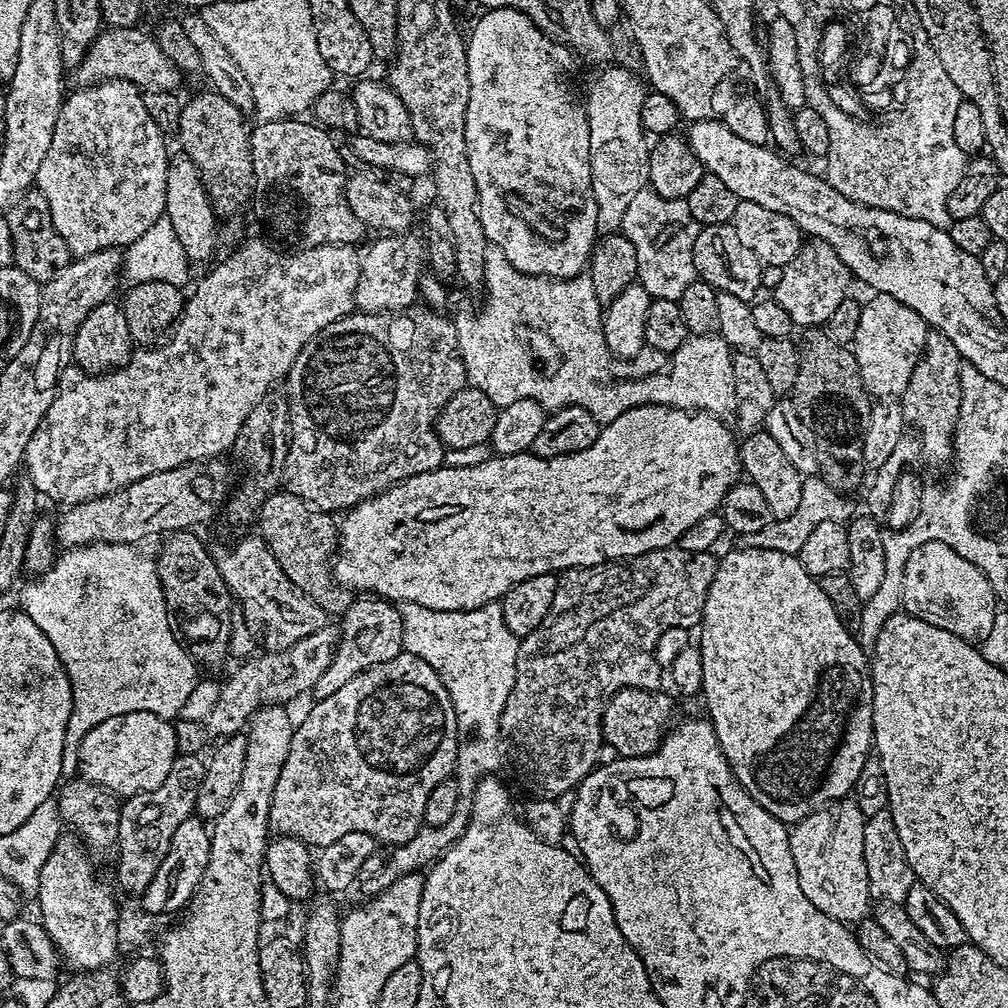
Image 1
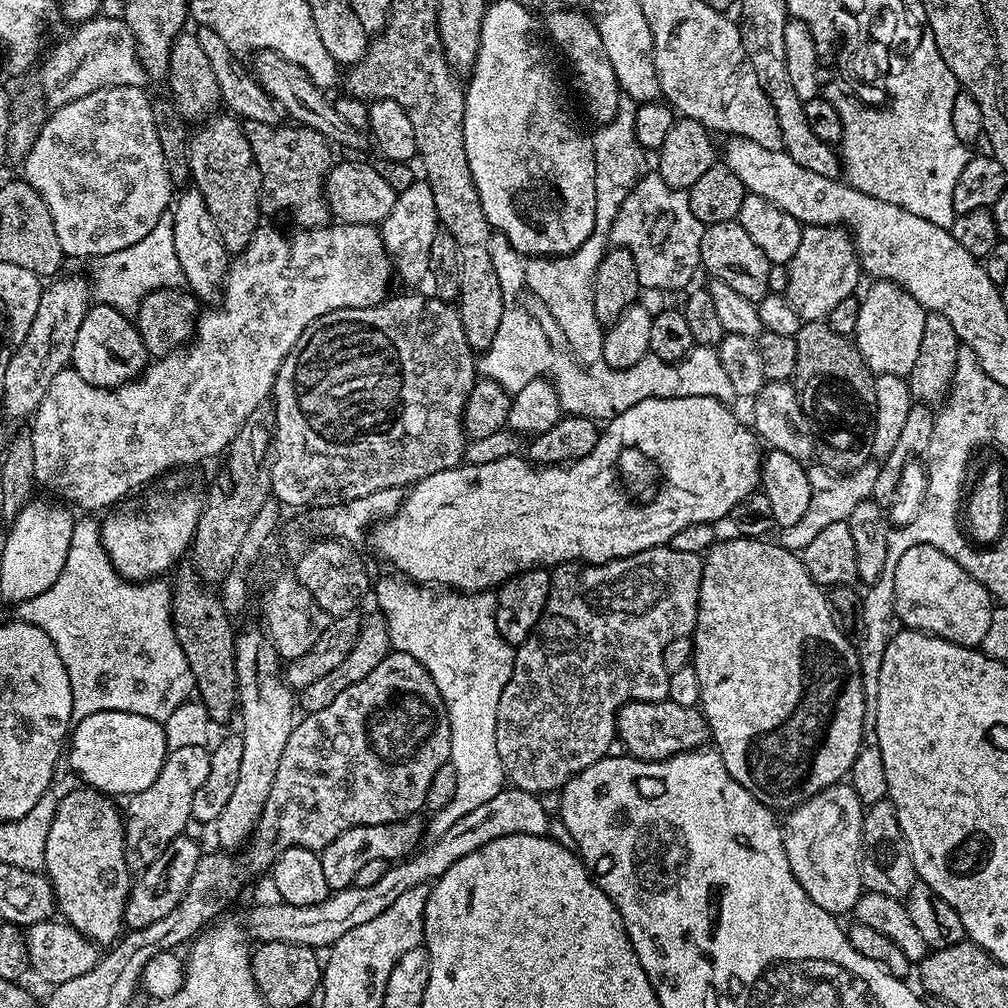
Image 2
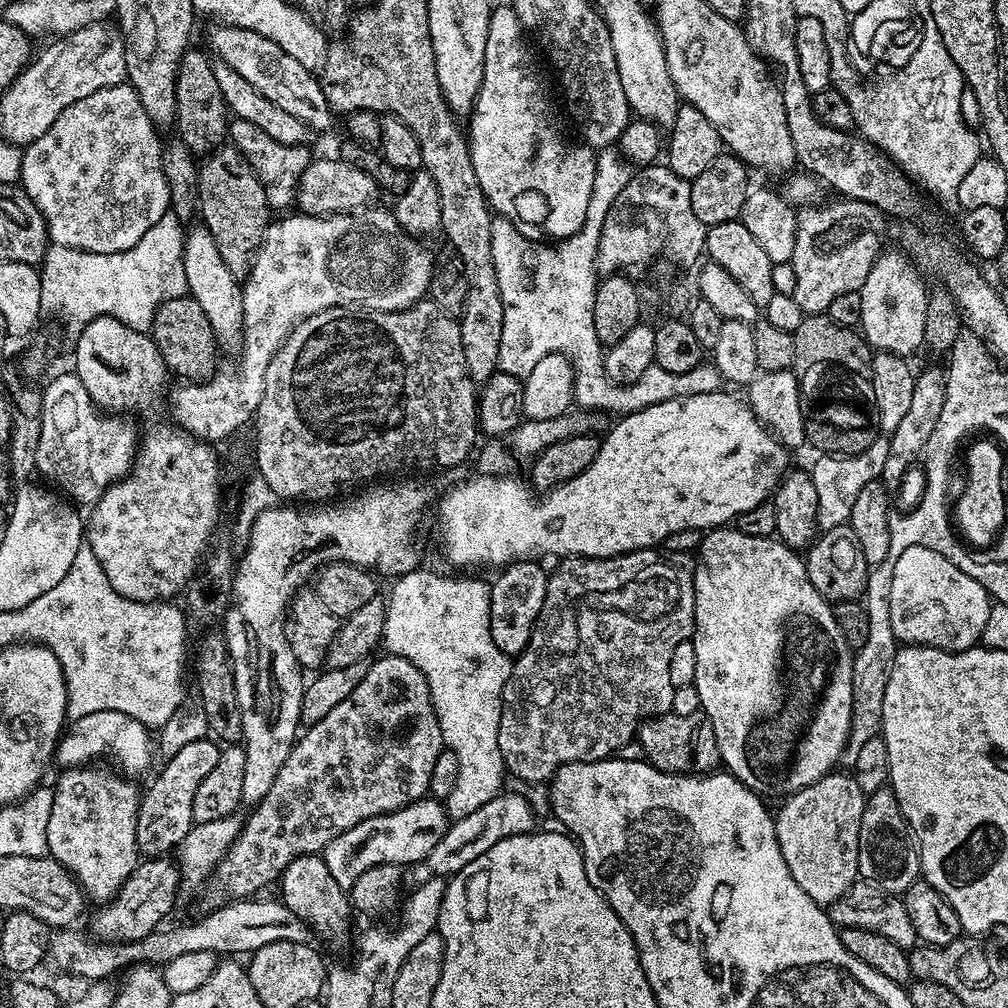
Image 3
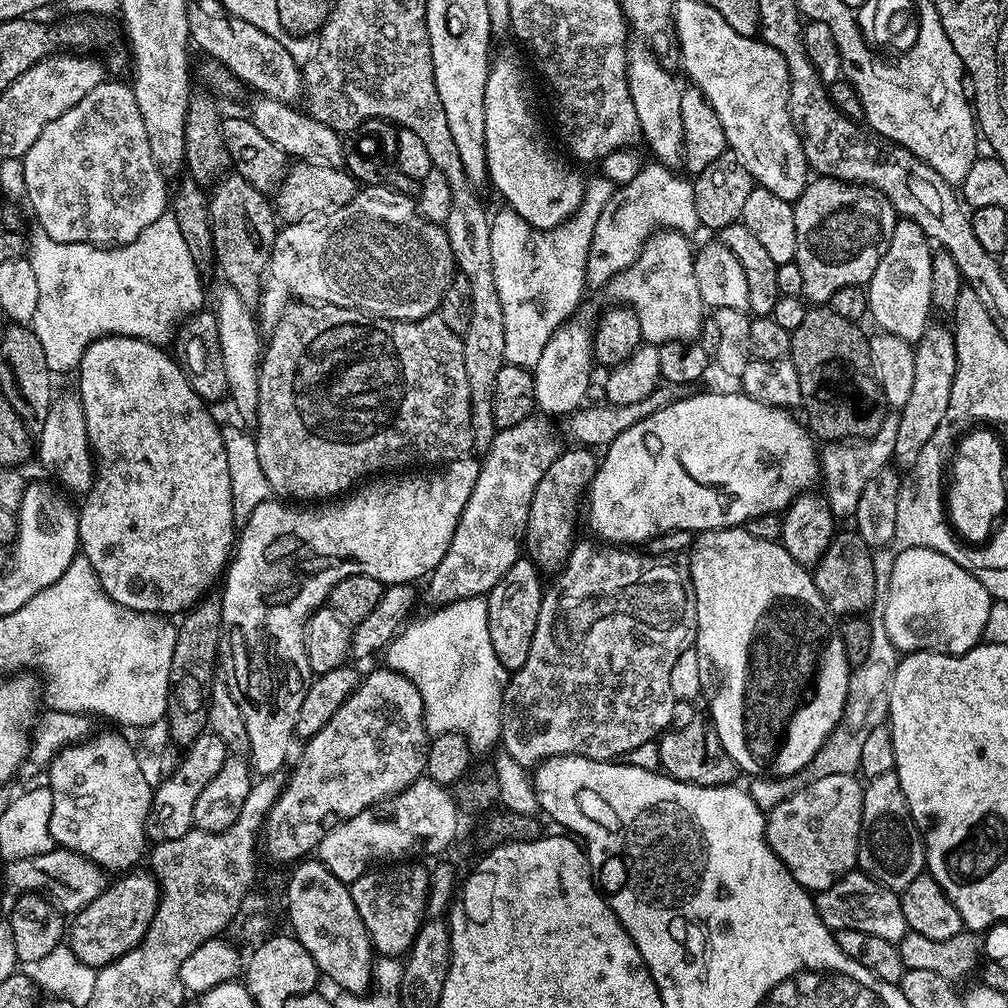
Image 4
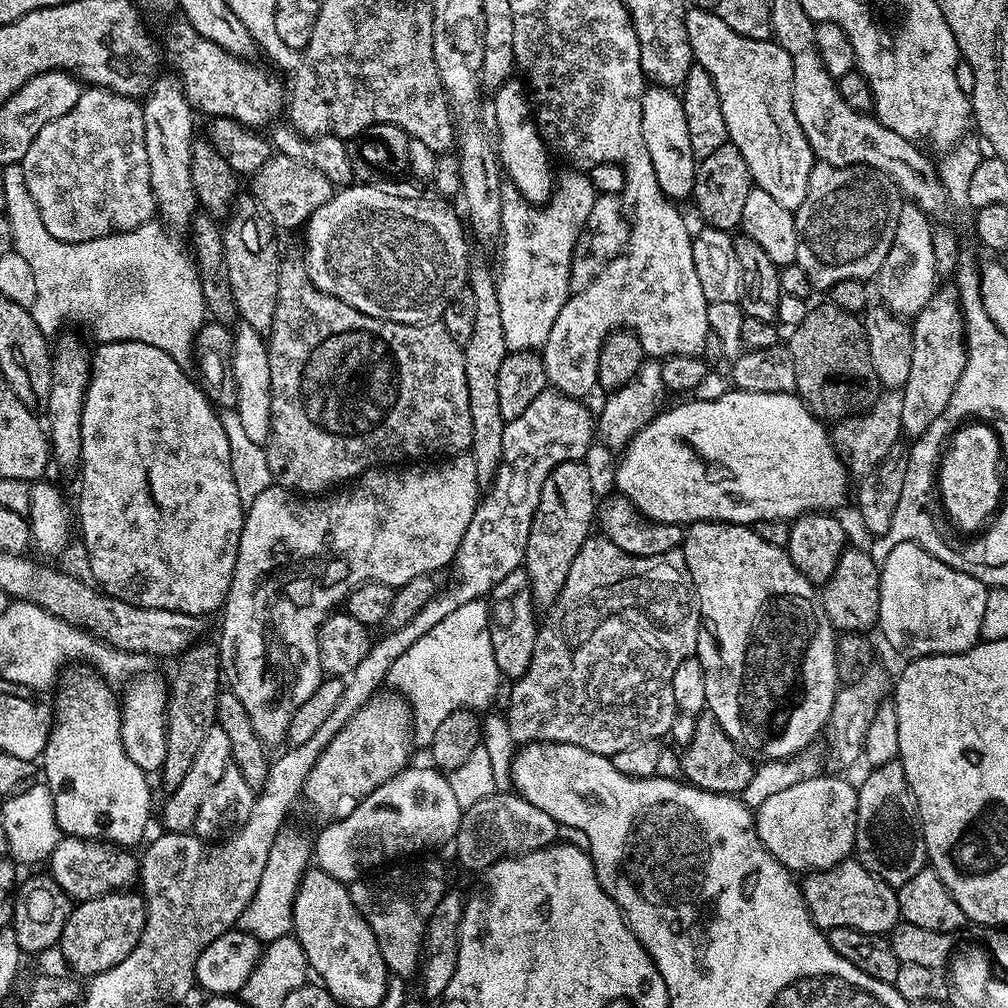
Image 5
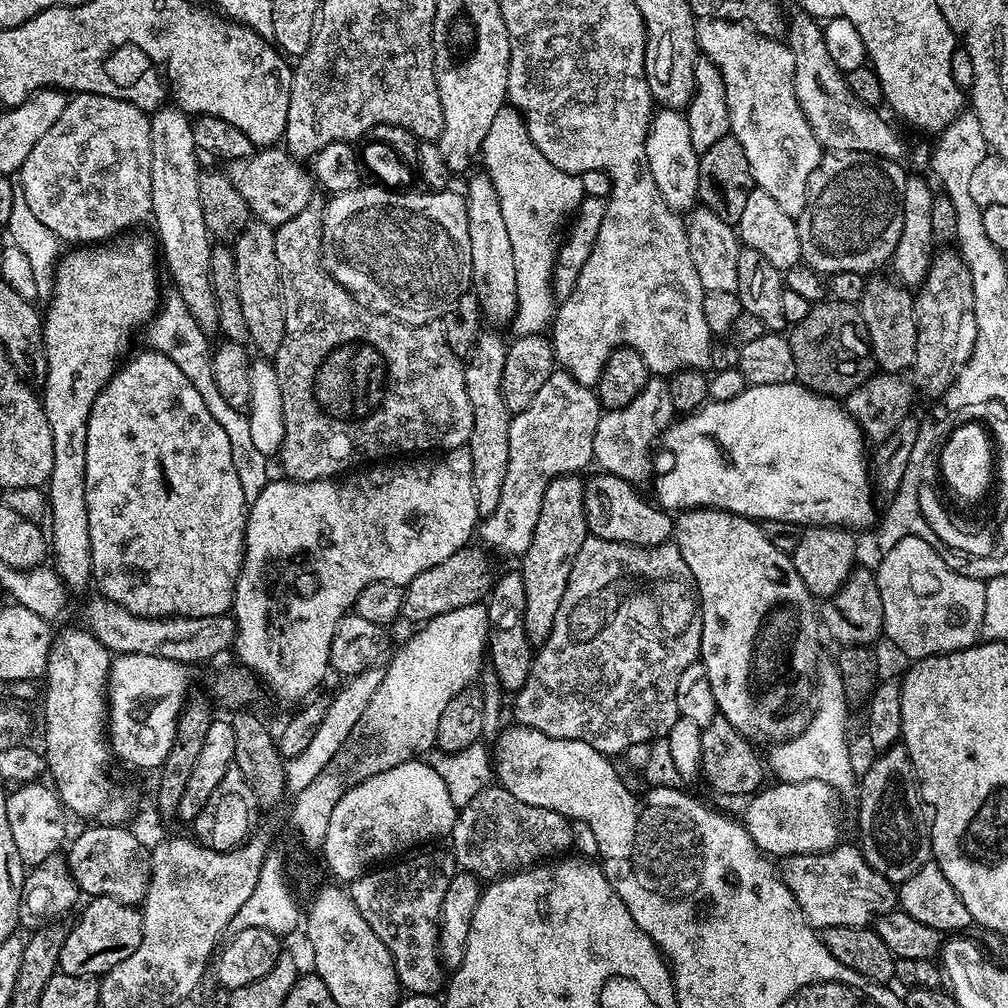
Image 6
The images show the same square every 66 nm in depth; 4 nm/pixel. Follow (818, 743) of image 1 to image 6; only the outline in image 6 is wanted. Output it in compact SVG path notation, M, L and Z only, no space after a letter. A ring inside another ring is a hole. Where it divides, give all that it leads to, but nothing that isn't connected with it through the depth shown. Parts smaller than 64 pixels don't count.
M690 508L681 511L674 520L674 543L678 546L682 558L686 558L686 566L690 566L690 574L694 574L694 582L700 592L700 617L704 629L700 639L699 663L706 666L706 678L710 678L710 688L714 690L714 702L719 715L724 716L730 722L730 726L734 726L734 730L738 730L753 742L768 740L767 742L772 744L780 744L784 740L794 738L808 725L808 717L814 711L814 677L817 675L818 661L821 659L819 656L822 621L817 601L810 594L810 590L806 590L802 578L798 578L798 570L794 570L791 555L776 549L766 539L766 534L762 534L757 521L717 508Z

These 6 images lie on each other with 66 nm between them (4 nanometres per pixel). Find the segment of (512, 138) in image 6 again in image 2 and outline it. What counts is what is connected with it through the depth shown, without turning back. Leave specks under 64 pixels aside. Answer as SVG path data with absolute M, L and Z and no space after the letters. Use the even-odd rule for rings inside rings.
M624 98L616 117L607 121L600 133L595 133L592 145L596 151L596 201L594 202L594 230L576 252L568 256L525 256L514 250L510 242L501 232L493 231L490 242L490 254L494 262L494 270L498 274L498 282L502 286L502 322L498 322L498 332L494 334L494 342L479 357L478 372L483 379L498 382L508 392L515 394L522 390L531 380L544 377L551 380L556 387L560 399L560 407L570 416L587 416L589 420L607 422L613 416L622 414L622 410L630 410L638 402L646 398L661 396L711 396L712 368L714 372L714 352L710 348L693 347L686 358L676 364L662 362L662 358L651 354L642 358L629 368L611 368L602 354L604 332L594 314L594 294L592 283L596 267L602 262L605 252L610 247L610 237L614 218L618 218L618 210L622 210L622 202L626 202L626 194L634 190L634 186L645 175L648 164L646 151L635 136L636 104Z

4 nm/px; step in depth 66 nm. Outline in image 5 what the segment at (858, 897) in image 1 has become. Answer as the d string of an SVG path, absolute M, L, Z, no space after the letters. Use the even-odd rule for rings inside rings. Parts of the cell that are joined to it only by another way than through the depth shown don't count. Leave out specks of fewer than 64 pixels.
M817 774L808 780L794 782L787 790L766 798L754 812L754 827L758 838L782 862L782 866L793 874L824 872L853 855L856 847L856 823L858 822L857 785L840 776Z

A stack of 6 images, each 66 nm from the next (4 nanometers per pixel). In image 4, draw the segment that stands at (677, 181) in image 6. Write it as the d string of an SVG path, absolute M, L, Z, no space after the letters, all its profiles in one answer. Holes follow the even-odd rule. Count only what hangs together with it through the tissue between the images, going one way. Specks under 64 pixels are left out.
M636 42L628 49L628 85L630 98L634 98L634 110L640 123L639 135L644 136L655 159L665 168L676 170L684 159L684 135L682 134L682 84L671 76L669 69L656 59L655 54L643 43Z

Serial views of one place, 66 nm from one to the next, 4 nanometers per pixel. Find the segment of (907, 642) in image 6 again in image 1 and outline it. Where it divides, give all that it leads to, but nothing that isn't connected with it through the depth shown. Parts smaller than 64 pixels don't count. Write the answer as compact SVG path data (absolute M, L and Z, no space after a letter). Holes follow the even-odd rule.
M933 540L918 546L906 560L900 603L907 615L950 630L969 642L982 642L990 634L998 611L998 601L986 574L974 562L966 562L958 550L950 550L946 542Z

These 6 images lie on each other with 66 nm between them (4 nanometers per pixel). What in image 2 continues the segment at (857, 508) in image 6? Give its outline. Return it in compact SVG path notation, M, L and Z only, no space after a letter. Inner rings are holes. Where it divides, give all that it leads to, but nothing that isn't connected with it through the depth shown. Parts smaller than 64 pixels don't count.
M715 395L711 396L671 396L670 398L662 398L661 396L655 396L654 398L646 398L642 402L638 402L634 406L630 406L630 410L622 410L622 414L613 416L611 420L607 421L603 425L598 442L594 446L594 450L590 450L585 454L569 463L567 466L533 466L523 455L517 454L515 456L504 457L500 461L489 462L486 465L474 465L467 462L461 463L459 467L442 470L441 473L432 474L425 480L420 480L415 484L411 485L410 491L412 492L403 497L400 502L400 509L396 511L392 516L387 517L383 521L384 524L373 527L370 532L370 540L372 536L372 548L389 564L392 568L397 568L401 577L407 578L409 581L415 582L421 586L437 586L444 590L455 590L461 594L467 594L469 592L487 592L495 589L497 586L509 580L511 576L518 575L519 572L529 572L531 568L538 568L541 566L559 566L561 564L571 564L573 562L583 562L586 564L605 564L607 560L620 560L624 556L633 556L638 554L642 550L650 550L651 548L658 548L667 545L674 538L674 534L678 534L678 530L686 530L686 526L694 526L695 524L716 524L720 522L720 519L731 517L734 506L738 502L742 502L746 497L751 496L753 492L757 491L761 487L760 483L760 465L762 463L762 448L758 443L758 437L751 427L747 423L744 424L723 404L722 401L716 400Z

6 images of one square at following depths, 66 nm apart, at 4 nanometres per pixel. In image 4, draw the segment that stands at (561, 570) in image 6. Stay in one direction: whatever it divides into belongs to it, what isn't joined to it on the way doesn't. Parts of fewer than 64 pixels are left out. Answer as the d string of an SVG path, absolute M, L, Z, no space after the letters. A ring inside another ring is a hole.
M565 447L560 456L554 458L554 462L550 462L550 470L542 474L542 482L538 482L538 490L534 490L534 498L528 511L526 552L544 574L555 573L568 561L574 541L577 539L575 538L576 511L579 508L581 511L582 497L587 493L588 487L596 477L597 453L591 447L571 447Z

